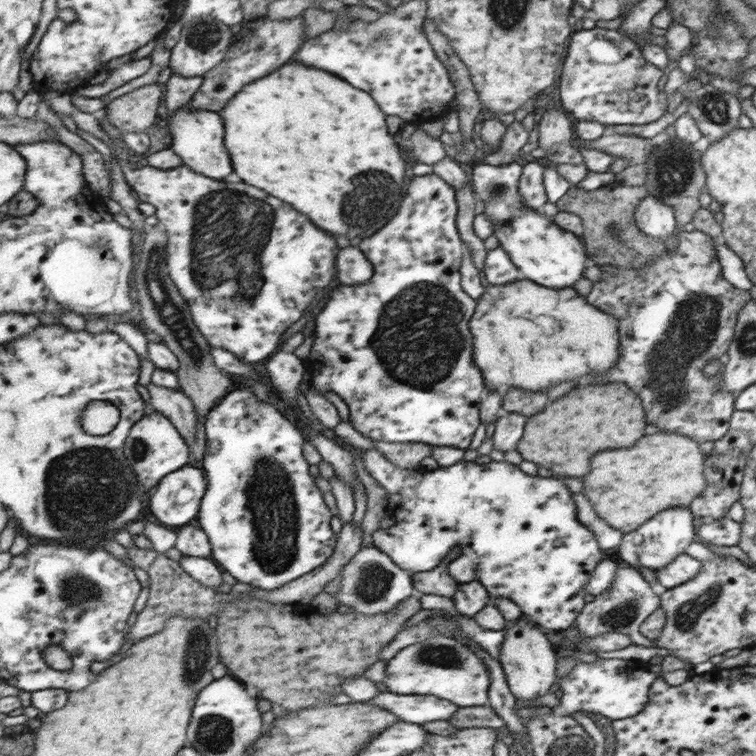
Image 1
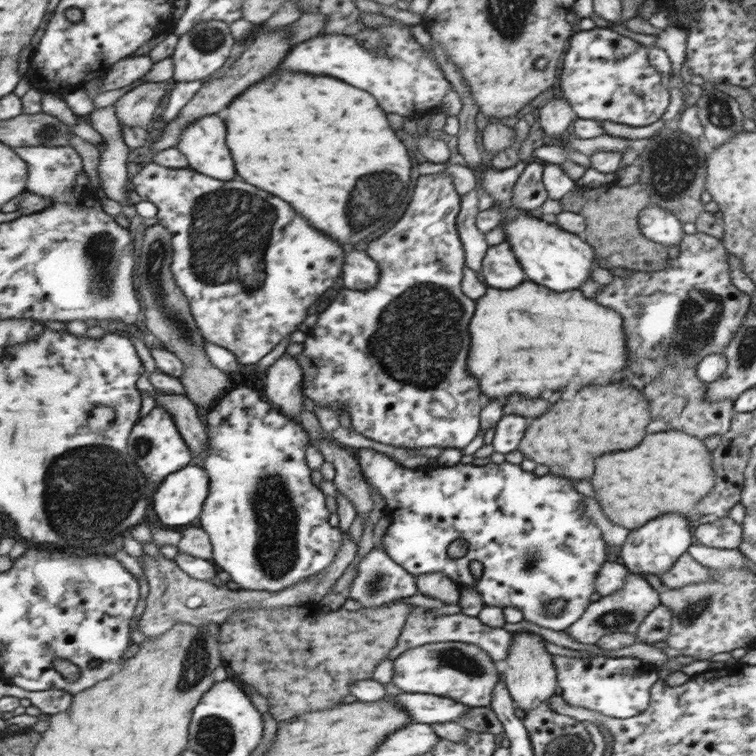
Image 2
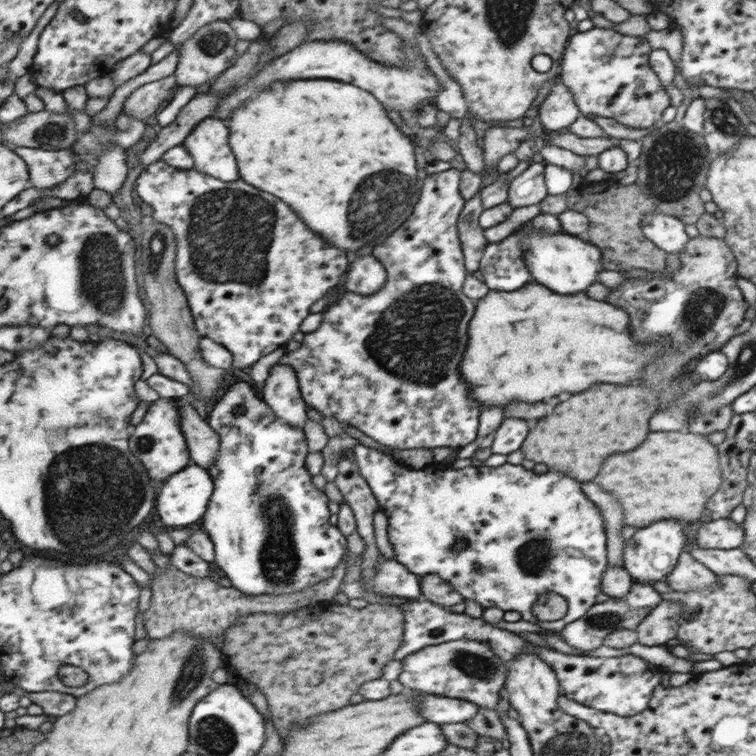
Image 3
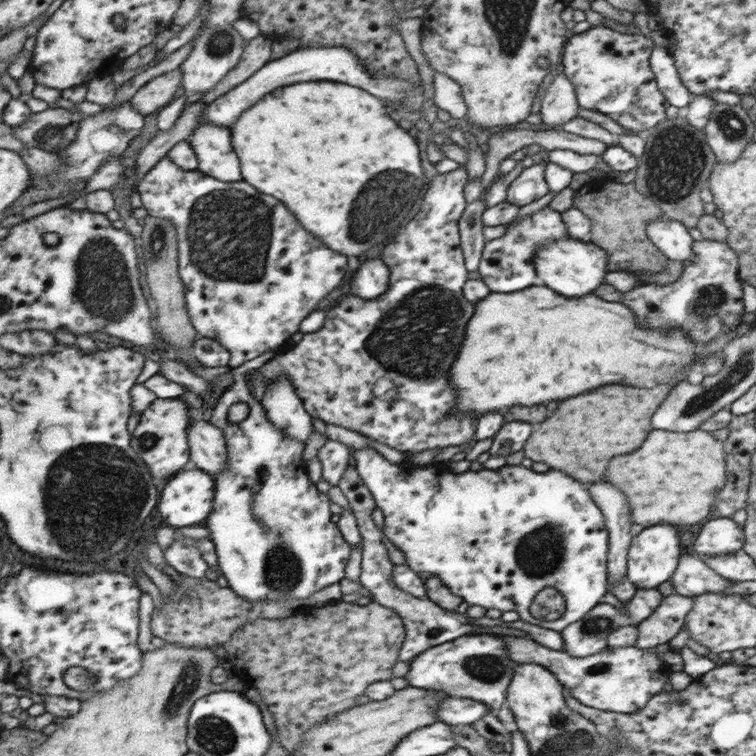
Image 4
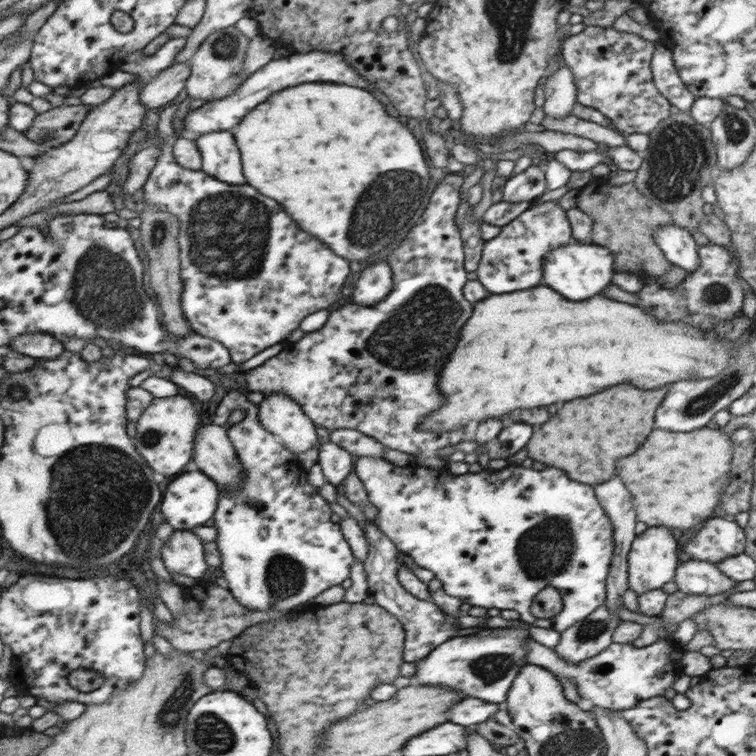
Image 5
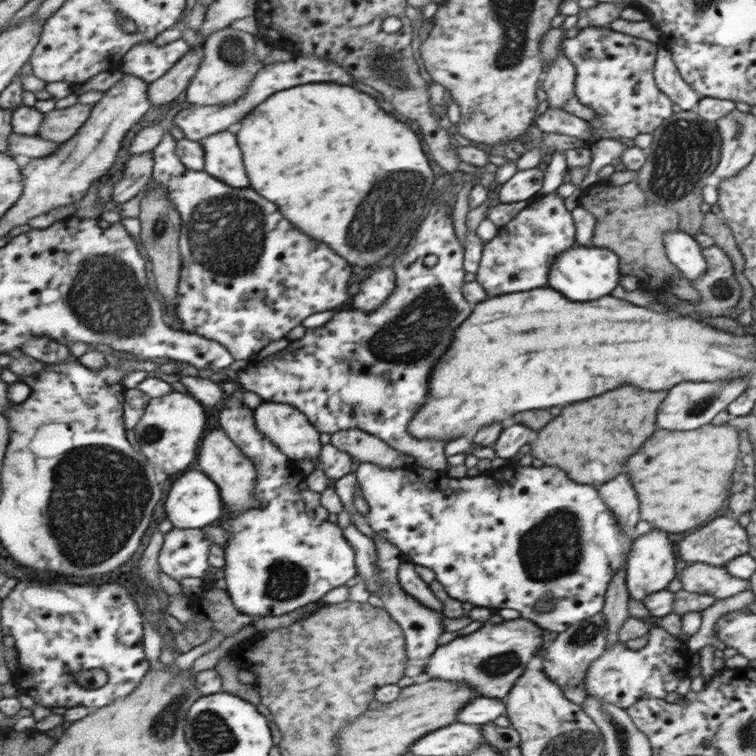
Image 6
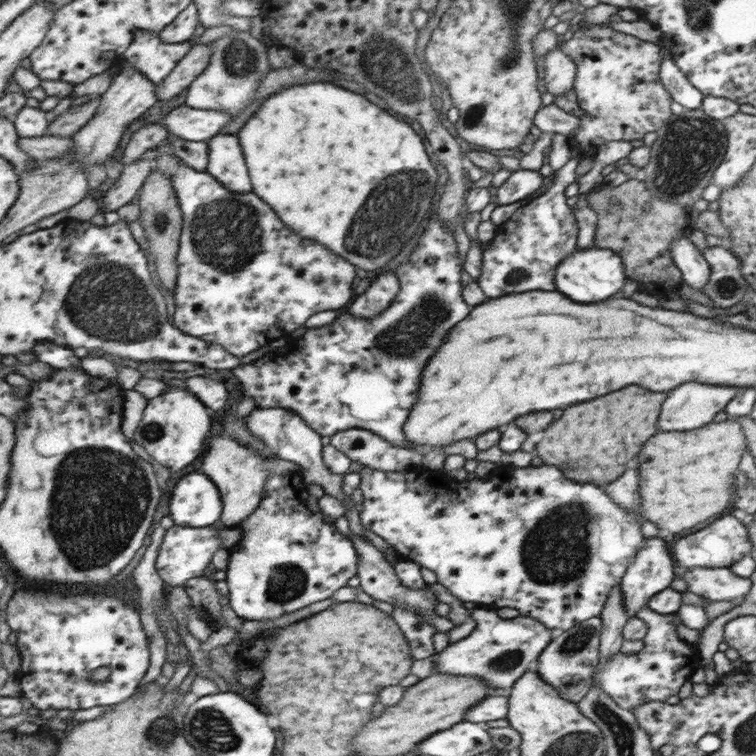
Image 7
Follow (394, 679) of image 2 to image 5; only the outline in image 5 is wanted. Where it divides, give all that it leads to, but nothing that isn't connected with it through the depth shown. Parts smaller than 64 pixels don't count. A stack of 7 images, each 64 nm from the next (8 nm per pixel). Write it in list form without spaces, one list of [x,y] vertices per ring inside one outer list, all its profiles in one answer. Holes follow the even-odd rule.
[[[517,625],[510,628],[486,628],[469,636],[457,636],[439,643],[415,665],[413,676],[419,685],[441,685],[459,691],[463,696],[503,705],[509,686],[527,664],[525,642],[527,629]]]

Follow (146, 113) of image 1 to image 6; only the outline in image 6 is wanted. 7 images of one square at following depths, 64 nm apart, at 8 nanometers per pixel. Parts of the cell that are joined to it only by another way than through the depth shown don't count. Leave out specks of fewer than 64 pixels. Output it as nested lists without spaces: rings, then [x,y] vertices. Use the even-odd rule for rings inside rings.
[[[201,48],[187,50],[185,56],[155,82],[149,84],[149,101],[151,104],[167,104],[175,100],[188,88],[189,81],[199,68]]]

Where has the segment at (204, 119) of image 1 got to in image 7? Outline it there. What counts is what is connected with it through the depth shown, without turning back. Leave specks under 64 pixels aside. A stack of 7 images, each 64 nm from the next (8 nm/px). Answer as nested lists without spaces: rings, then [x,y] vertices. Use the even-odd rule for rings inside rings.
[[[217,134],[207,141],[207,166],[205,172],[217,179],[217,182],[237,194],[249,194],[247,168],[243,164],[243,152],[238,139],[231,134]]]

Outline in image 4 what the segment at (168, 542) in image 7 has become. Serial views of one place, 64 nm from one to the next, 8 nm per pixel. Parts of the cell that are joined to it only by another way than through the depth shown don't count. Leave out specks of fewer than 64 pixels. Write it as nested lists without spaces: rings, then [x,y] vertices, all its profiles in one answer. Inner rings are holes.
[[[185,535],[175,536],[174,541],[164,550],[166,562],[178,573],[191,578],[201,578],[208,564],[199,555],[195,539]]]

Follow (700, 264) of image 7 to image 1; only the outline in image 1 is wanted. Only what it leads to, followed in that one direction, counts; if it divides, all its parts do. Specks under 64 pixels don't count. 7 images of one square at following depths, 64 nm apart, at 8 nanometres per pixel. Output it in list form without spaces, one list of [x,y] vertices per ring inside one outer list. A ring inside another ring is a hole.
[[[647,196],[640,201],[633,218],[639,229],[651,238],[667,240],[667,236],[673,236],[675,232],[675,216],[672,208],[655,200],[653,196]]]

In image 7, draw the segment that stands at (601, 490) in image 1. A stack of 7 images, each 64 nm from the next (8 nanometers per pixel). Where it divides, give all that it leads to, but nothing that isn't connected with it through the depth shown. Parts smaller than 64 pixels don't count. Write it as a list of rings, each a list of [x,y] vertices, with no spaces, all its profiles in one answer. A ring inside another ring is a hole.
[[[735,420],[708,422],[699,429],[683,432],[659,432],[649,446],[645,446],[645,454],[639,458],[639,494],[641,494],[641,510],[643,518],[649,518],[657,528],[665,528],[667,532],[681,532],[685,528],[693,528],[697,524],[708,525],[717,514],[721,514],[735,492],[735,472],[745,452],[745,436],[741,426]]]

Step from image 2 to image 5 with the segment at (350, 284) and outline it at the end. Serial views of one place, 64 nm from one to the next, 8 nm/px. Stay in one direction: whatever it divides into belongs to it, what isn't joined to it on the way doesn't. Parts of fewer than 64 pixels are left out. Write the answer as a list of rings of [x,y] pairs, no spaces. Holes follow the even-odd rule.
[[[379,262],[377,266],[369,266],[365,270],[359,271],[361,276],[356,282],[355,288],[351,288],[348,298],[353,298],[359,306],[373,306],[383,300],[383,296],[391,288],[391,272],[389,266]]]

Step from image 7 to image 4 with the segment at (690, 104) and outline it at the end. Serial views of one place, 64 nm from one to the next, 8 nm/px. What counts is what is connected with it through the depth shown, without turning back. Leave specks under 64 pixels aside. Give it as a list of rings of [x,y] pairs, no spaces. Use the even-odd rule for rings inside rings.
[[[654,49],[648,59],[651,63],[652,73],[655,75],[656,86],[661,94],[669,101],[671,106],[684,111],[691,102],[691,94],[679,80],[671,51]]]

